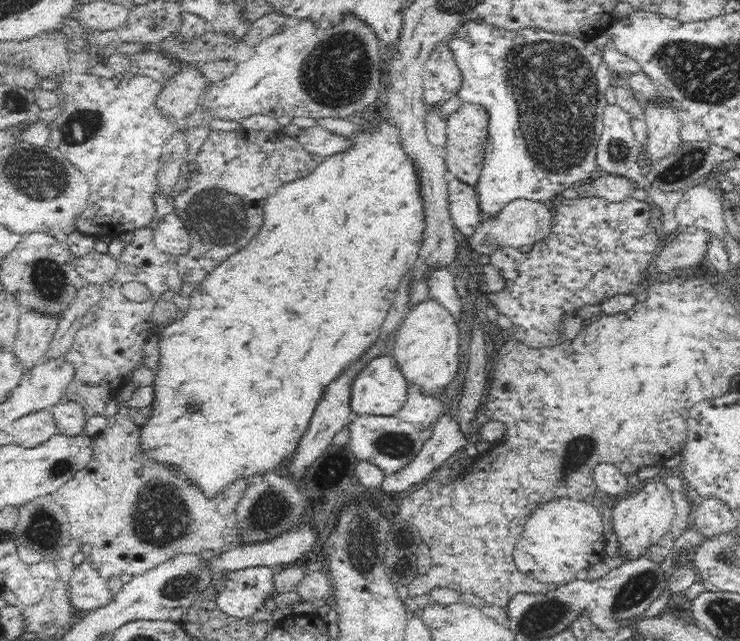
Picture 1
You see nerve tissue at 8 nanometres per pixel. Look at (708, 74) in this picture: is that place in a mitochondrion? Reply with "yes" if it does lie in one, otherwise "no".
yes

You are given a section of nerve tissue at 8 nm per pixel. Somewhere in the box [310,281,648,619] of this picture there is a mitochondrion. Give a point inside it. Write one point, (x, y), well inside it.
(363, 542)

